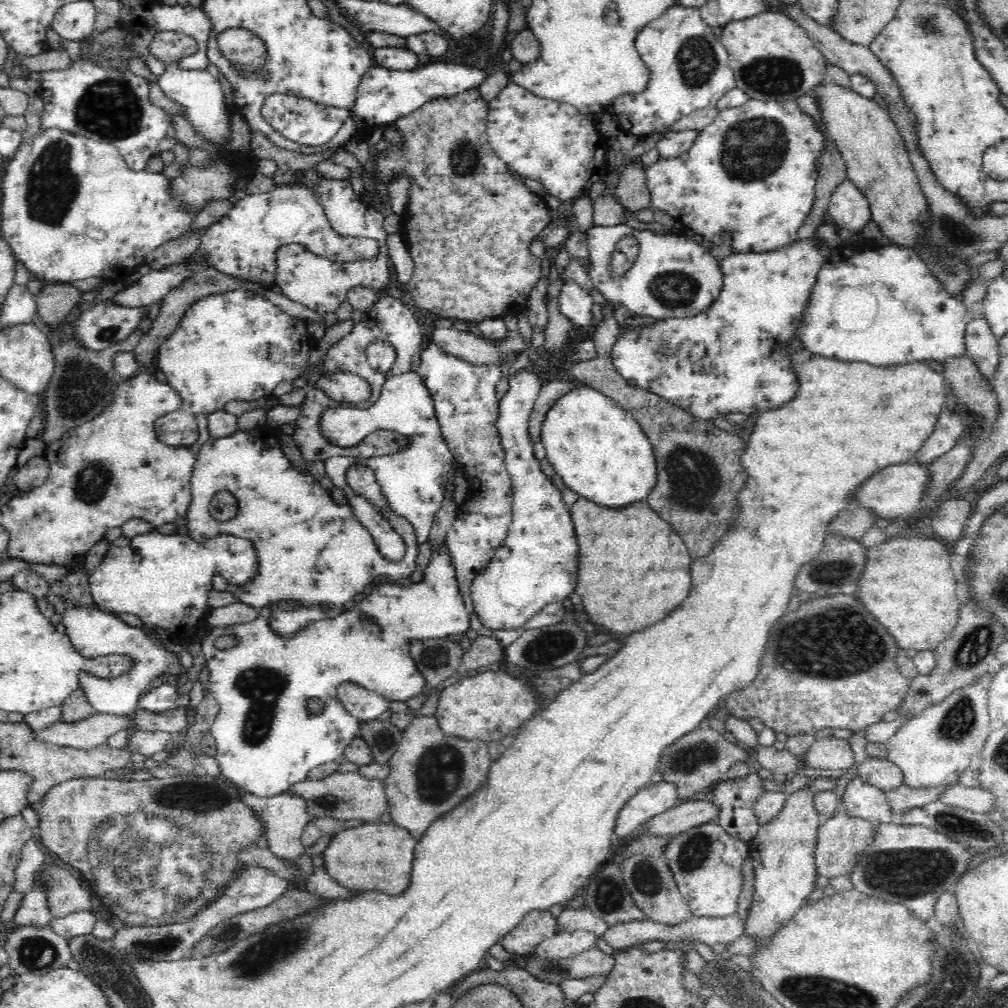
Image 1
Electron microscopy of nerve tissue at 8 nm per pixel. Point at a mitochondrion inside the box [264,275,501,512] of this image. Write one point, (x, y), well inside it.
(452, 381)

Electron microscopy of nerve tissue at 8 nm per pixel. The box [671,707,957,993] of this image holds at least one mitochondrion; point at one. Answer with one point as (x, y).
(693, 854)

